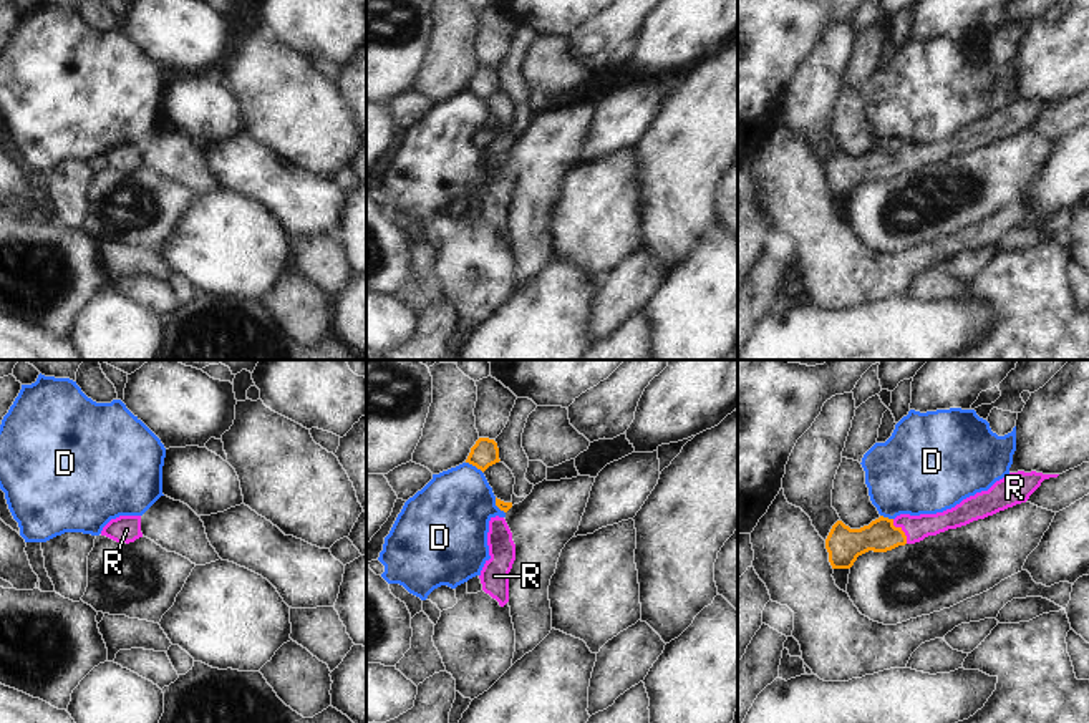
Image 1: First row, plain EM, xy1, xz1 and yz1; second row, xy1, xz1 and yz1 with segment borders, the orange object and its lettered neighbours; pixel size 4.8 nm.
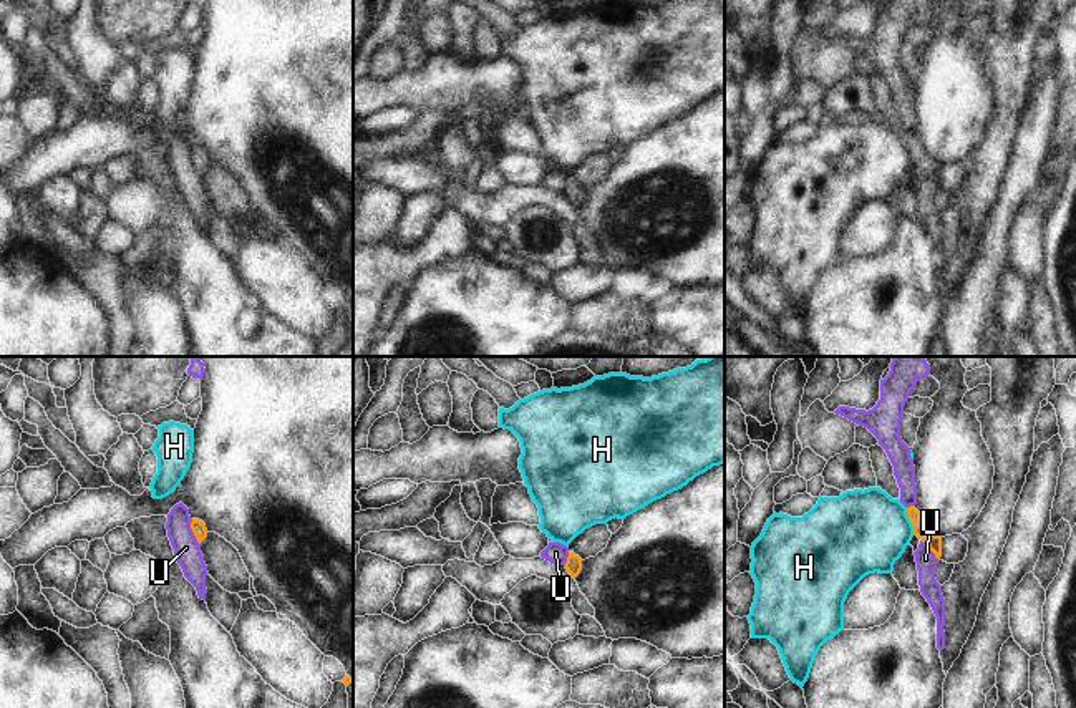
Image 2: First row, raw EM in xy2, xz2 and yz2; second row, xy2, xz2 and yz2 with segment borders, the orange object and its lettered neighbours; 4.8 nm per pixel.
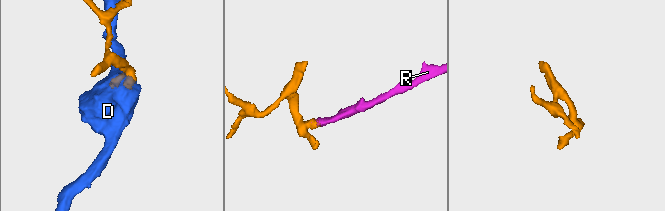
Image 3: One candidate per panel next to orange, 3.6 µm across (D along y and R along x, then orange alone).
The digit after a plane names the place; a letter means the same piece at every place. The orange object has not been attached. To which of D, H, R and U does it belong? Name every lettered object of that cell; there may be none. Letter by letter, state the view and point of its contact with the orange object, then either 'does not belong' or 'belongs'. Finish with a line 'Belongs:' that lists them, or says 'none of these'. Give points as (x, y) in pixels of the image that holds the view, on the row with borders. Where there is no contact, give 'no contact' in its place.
D: meets orange in xz1 at (474, 465); does not belong
H: meets orange in yz2 at (911, 521); does not belong
R: meets orange in yz1 at (902, 531); belongs
U: meets orange in xy2 at (194, 533); does not belong
Belongs: R

